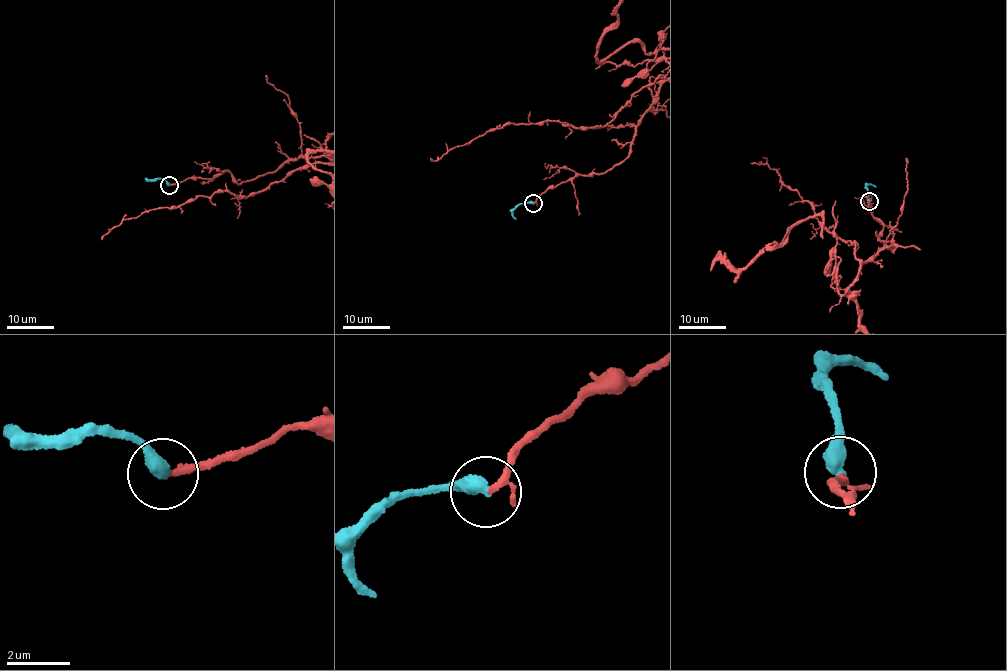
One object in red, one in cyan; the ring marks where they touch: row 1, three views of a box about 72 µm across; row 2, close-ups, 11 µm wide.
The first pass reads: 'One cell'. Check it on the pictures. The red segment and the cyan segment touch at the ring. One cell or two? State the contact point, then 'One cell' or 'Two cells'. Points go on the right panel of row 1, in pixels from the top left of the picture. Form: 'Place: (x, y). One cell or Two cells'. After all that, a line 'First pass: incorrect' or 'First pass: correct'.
Place: (869, 201). One cell
First pass: correct

